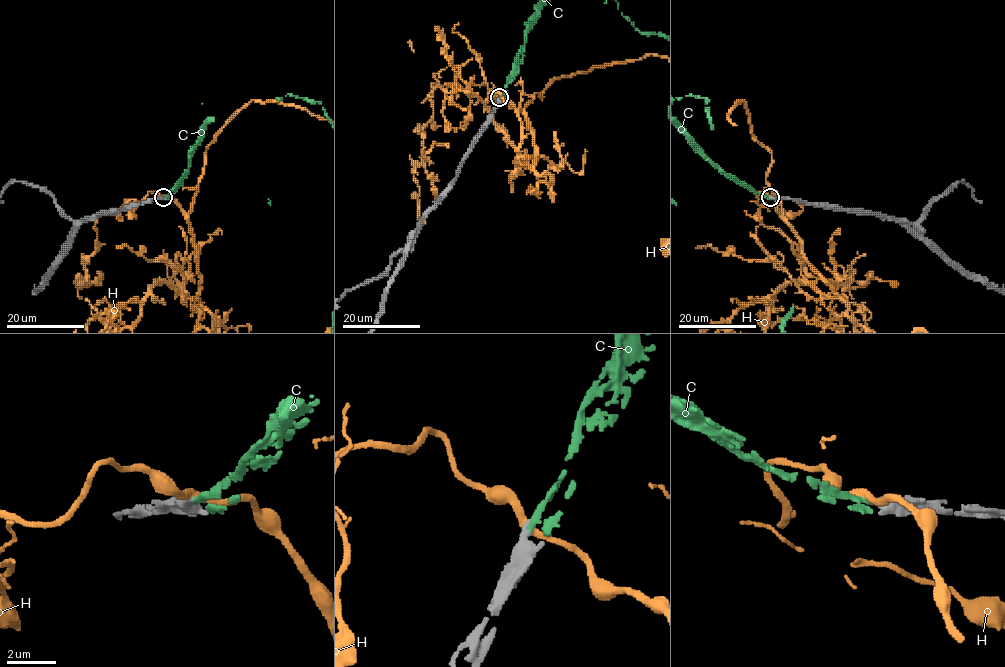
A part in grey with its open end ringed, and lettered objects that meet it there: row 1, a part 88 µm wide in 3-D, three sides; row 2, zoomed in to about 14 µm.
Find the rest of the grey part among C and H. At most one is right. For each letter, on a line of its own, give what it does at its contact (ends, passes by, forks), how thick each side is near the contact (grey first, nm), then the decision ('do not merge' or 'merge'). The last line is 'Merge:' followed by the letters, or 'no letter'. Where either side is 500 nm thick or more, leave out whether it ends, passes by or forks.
C: it passes by; 320 nm thick on the grey side, 150 nm on the other; merge
H: it passes by; 320 nm thick on the grey side, 300 nm on the other; do not merge
Merge: C

